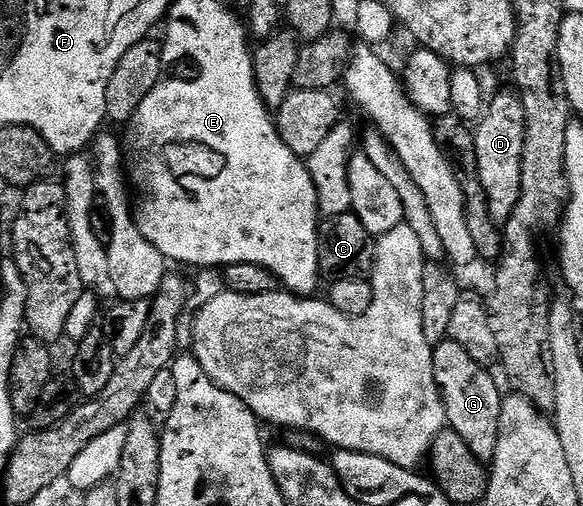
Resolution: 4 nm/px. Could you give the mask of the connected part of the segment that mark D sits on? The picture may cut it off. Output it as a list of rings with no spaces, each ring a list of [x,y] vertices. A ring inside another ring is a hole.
[[[513,90],[502,91],[495,99],[489,100],[484,114],[473,128],[476,145],[476,161],[480,164],[480,185],[484,185],[484,193],[490,205],[488,213],[492,213],[492,221],[504,225],[512,217],[522,192],[522,162],[524,161],[524,145],[526,144],[526,113],[522,98]]]

